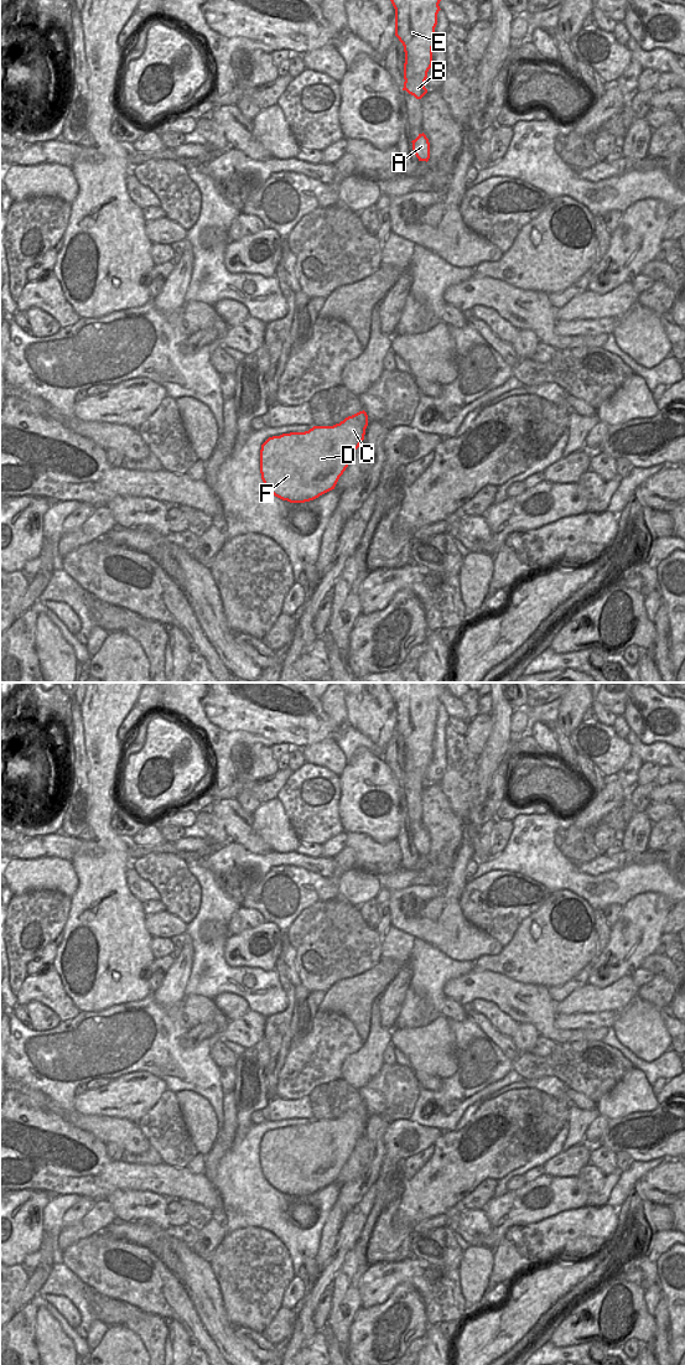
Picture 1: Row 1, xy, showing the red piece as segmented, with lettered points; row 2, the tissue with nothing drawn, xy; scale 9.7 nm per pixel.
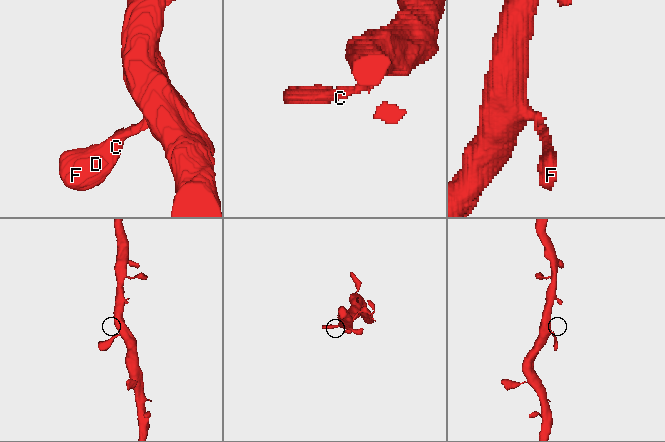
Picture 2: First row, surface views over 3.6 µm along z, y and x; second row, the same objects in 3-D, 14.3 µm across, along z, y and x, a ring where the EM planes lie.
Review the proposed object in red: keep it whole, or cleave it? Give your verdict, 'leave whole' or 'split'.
leave whole

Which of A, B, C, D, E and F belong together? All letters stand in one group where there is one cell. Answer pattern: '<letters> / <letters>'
A B C D E F

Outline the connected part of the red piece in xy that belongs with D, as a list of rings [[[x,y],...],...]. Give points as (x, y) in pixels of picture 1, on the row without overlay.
[[[359,1105],[333,1120],[269,1131],[260,1143],[260,1167],[277,1192],[305,1197],[334,1183],[364,1133],[367,1106]]]

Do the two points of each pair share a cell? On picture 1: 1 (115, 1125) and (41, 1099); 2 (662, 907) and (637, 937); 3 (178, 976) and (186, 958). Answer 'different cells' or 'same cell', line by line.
1: same cell
2: same cell
3: same cell

